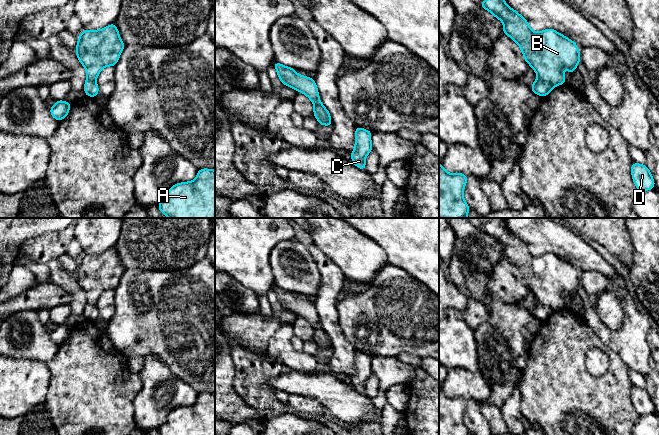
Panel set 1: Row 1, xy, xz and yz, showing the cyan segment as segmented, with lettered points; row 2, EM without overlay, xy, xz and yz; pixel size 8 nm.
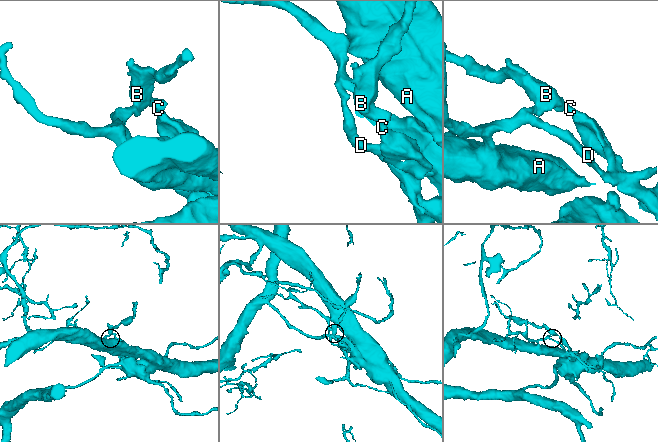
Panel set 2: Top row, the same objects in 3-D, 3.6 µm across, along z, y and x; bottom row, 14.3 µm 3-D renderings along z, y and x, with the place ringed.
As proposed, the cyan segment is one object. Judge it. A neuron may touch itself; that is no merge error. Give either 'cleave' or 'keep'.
cleave

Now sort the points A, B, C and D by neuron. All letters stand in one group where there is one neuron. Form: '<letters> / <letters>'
A D / B C

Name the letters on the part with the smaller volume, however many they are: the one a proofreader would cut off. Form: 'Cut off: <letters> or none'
Cut off: B, C

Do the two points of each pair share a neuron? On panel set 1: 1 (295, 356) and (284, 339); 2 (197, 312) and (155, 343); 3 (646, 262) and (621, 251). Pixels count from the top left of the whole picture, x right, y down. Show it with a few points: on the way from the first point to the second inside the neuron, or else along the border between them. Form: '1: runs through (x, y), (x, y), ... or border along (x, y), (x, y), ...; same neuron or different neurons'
1: runs through (291, 352), (284, 343); same neuron
2: runs through (187, 322), (184, 325), (173, 325), (165, 333); same neuron
3: border along (628, 233), (631, 239), (633, 260), (630, 268); different neurons

